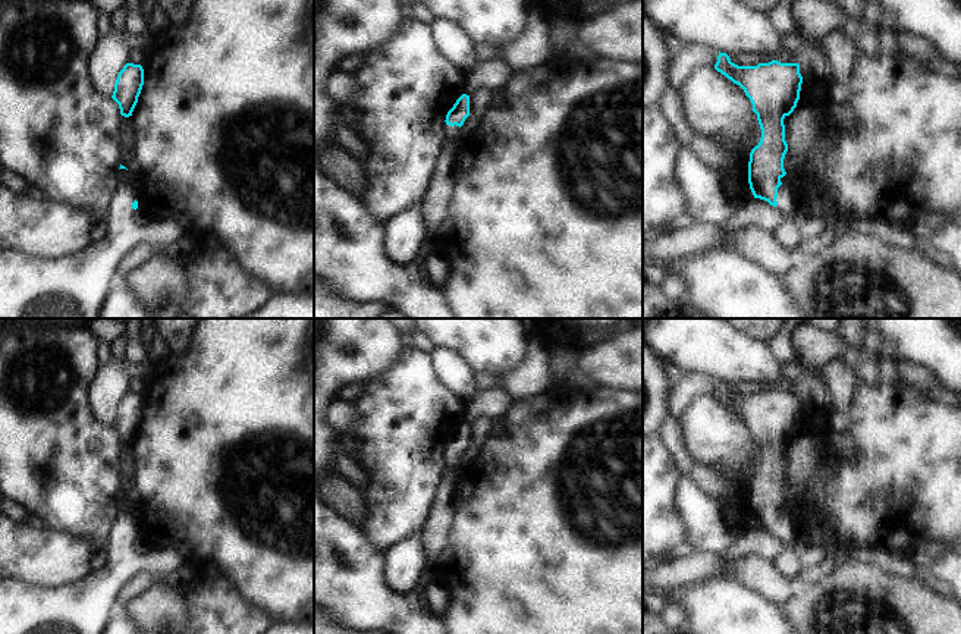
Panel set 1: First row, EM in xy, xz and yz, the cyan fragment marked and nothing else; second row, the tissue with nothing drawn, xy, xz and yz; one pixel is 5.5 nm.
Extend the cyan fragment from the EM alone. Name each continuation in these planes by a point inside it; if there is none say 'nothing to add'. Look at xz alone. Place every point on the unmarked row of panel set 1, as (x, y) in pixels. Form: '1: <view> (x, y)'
1: xz (451, 461)

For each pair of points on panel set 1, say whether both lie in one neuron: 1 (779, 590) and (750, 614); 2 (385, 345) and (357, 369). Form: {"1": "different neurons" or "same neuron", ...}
{"1": "different neurons", "2": "same neuron"}

